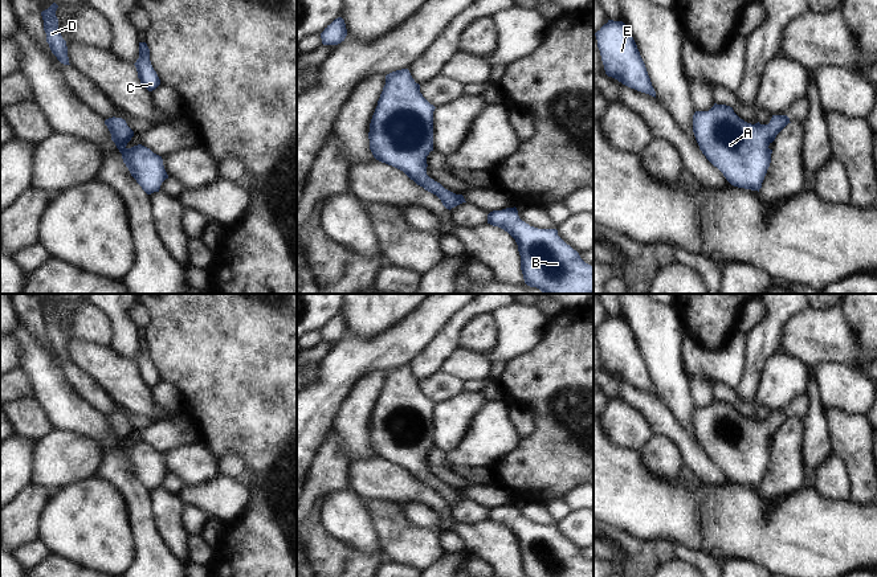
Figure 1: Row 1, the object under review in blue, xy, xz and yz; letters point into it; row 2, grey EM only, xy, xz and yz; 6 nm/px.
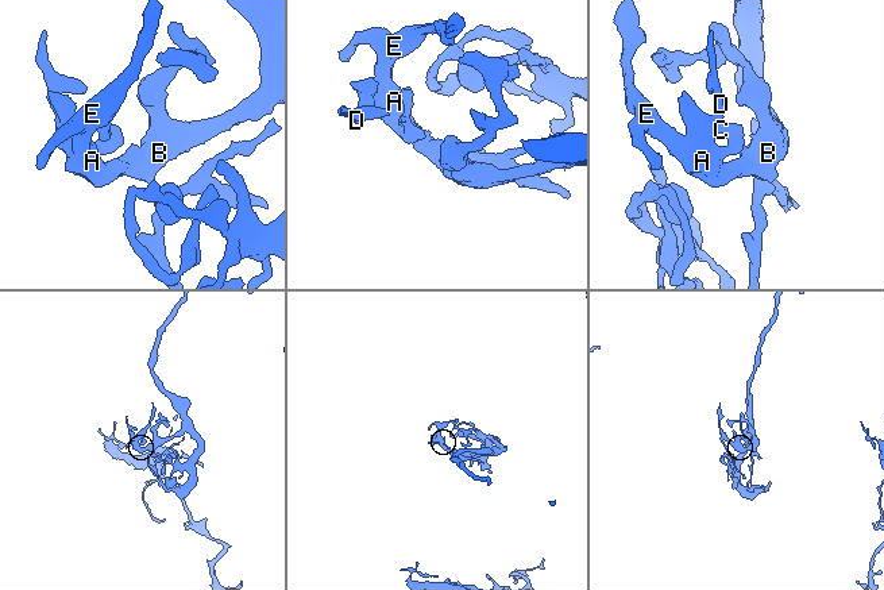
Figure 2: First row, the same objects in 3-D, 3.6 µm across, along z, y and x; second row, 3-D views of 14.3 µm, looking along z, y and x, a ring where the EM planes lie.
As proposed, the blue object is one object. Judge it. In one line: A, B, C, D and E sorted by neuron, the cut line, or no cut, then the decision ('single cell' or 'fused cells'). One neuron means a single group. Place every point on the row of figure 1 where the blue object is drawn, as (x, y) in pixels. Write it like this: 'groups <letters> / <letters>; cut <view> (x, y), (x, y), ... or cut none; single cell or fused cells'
groups A B C D E; cut none; single cell

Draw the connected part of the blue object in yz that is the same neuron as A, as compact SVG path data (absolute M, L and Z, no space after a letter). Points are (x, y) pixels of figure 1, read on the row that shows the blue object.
M726 105L696 111L693 132L699 150L726 180L738 188L758 191L771 163L768 146L788 124L787 115L772 115L768 124L747 123Z

